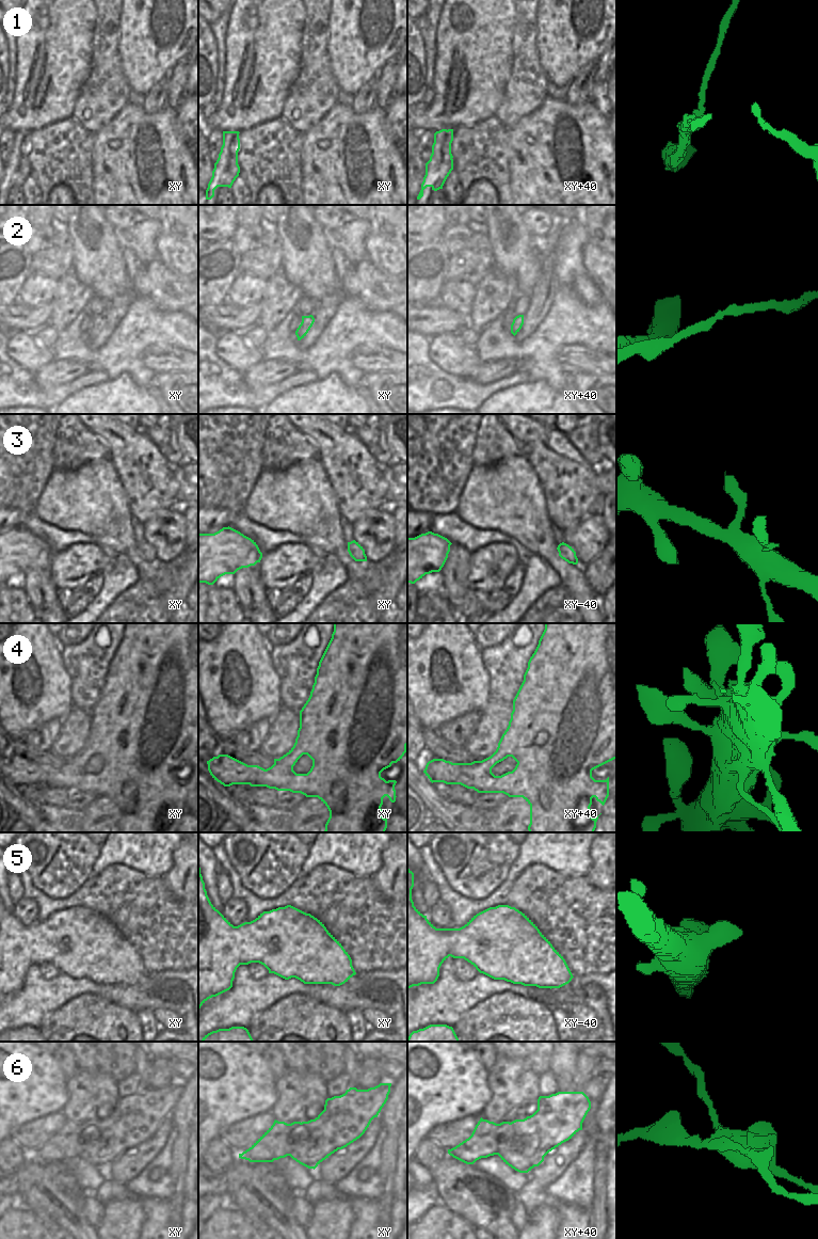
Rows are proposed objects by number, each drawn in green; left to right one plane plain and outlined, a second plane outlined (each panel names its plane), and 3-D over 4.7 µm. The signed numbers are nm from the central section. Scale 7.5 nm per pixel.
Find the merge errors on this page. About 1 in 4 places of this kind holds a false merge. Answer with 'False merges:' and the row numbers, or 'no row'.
False merges: 1, 6.

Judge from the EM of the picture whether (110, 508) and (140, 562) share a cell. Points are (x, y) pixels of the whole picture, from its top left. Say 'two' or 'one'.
one

